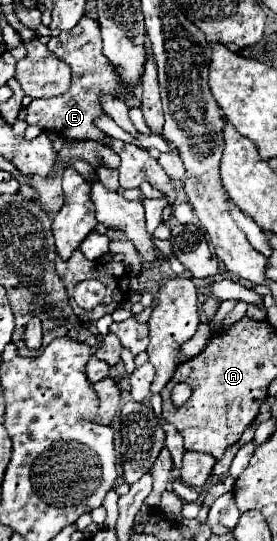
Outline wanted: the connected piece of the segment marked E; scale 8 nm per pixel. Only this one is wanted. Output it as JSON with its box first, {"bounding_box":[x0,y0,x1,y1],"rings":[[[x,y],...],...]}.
{"bounding_box":[25,16,121,142],"rings":[[[83,16],[73,30],[57,38],[51,38],[47,42],[47,48],[57,48],[57,58],[71,66],[71,86],[65,94],[57,98],[31,100],[27,106],[27,114],[25,114],[27,124],[41,126],[43,130],[55,132],[67,140],[101,142],[105,134],[95,126],[95,118],[103,114],[101,104],[99,104],[99,94],[111,92],[117,96],[121,92],[121,86],[117,84],[117,72],[113,72],[113,66],[101,52],[101,38],[99,38],[97,22]]]}

